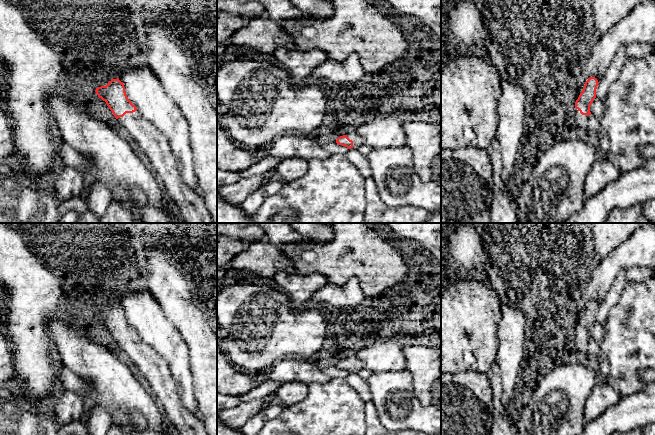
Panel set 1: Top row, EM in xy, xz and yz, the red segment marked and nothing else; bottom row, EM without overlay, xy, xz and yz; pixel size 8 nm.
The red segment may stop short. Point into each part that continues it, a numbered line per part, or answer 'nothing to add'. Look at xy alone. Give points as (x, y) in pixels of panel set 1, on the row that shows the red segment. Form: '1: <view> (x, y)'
1: xy (191, 208)

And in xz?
1: xz (357, 139)

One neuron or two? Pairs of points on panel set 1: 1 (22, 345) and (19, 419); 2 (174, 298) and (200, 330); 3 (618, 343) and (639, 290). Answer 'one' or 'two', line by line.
1: two
2: one
3: one

